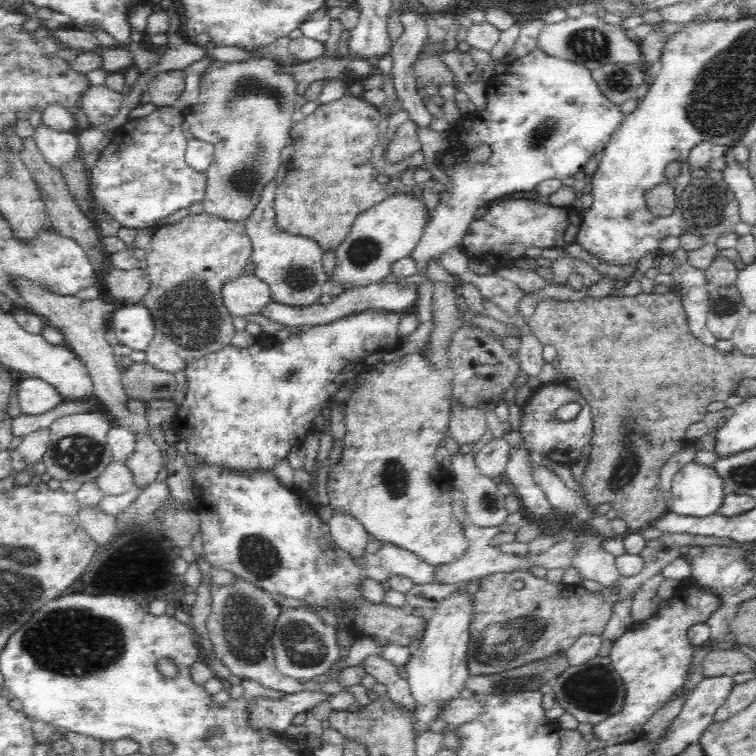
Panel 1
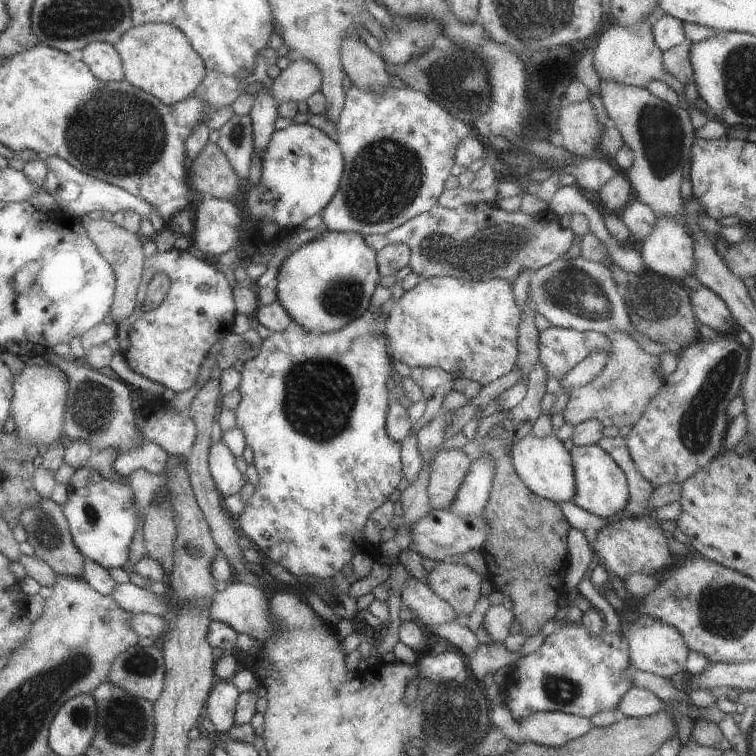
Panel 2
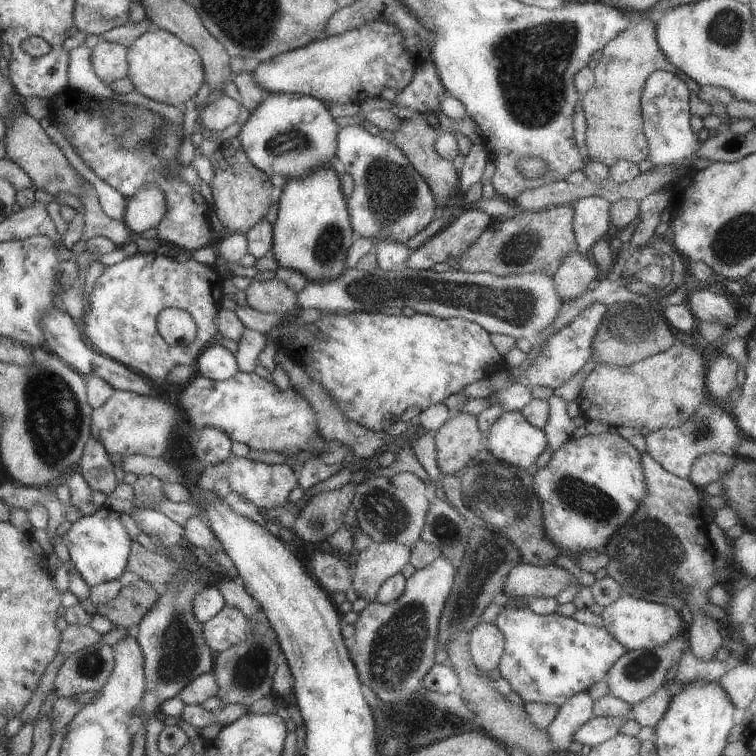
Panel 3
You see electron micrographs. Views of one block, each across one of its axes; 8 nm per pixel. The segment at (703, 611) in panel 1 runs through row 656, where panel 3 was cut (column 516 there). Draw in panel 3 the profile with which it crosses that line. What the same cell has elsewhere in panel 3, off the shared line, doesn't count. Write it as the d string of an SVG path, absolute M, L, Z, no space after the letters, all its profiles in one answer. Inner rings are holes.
M504 608L493 623L505 638L504 652L496 671L510 683L512 691L527 703L564 704L571 696L587 692L597 682L605 680L610 667L627 651L604 626L581 623L574 617L565 617L556 612L539 615L530 609Z

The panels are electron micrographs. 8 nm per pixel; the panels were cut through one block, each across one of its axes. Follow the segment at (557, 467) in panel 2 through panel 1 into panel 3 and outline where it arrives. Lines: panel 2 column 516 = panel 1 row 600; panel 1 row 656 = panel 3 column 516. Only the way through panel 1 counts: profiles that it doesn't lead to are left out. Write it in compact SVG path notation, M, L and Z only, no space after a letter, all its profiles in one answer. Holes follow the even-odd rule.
M521 410L502 413L485 433L483 444L499 461L526 470L549 445L543 429L532 426Z

